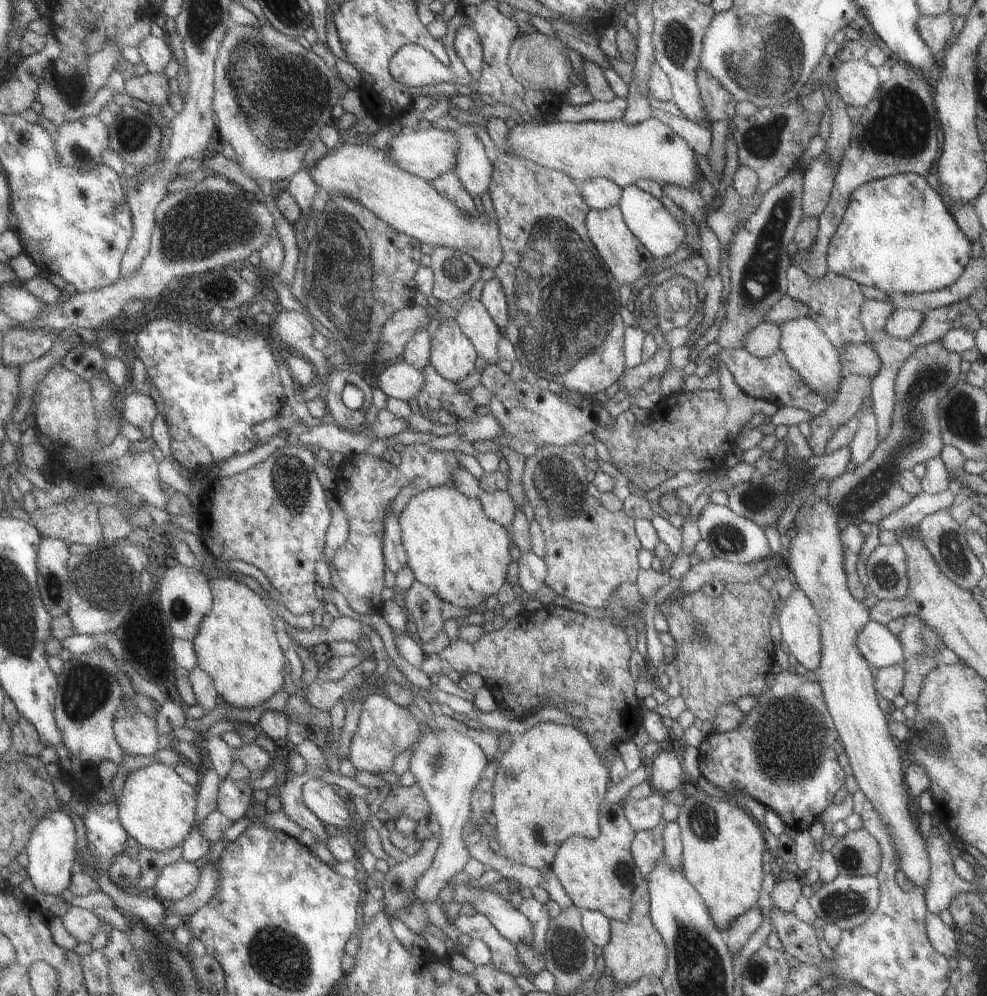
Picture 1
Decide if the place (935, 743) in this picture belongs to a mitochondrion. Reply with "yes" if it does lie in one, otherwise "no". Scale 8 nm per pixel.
yes

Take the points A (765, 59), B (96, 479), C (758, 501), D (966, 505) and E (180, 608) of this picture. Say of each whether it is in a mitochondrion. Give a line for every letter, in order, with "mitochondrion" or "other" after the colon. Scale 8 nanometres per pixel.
A: mitochondrion
B: other
C: mitochondrion
D: other
E: mitochondrion

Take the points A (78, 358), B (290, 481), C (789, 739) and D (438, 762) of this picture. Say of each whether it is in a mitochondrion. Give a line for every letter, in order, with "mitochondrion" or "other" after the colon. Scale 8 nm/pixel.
A: other
B: mitochondrion
C: mitochondrion
D: mitochondrion

